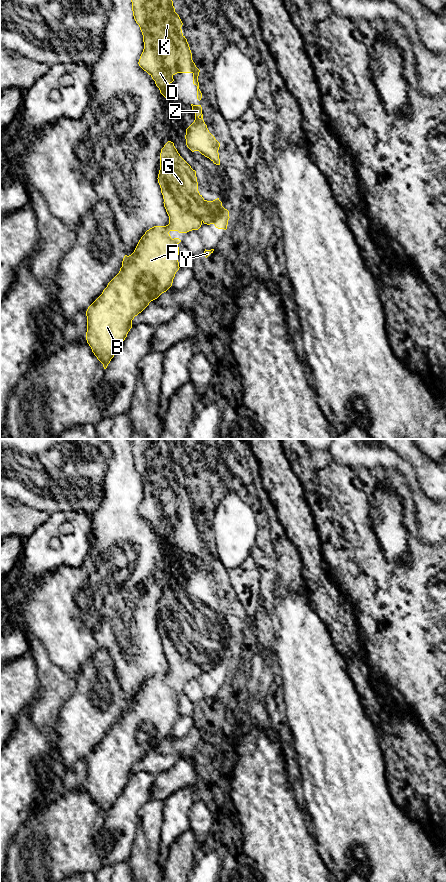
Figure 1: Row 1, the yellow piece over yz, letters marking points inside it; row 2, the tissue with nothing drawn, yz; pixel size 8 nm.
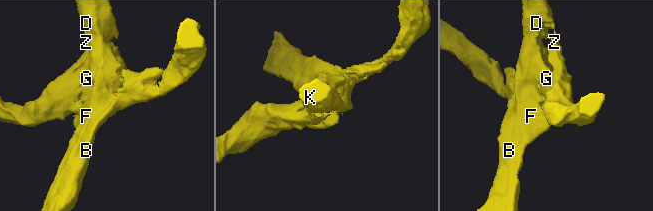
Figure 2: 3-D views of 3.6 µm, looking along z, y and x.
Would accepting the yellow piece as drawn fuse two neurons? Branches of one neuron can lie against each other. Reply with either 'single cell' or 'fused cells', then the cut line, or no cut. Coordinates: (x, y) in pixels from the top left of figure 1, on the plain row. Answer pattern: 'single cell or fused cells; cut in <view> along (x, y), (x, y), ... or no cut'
fused cells; cut in yz along (222, 654), (220, 659), (207, 672)

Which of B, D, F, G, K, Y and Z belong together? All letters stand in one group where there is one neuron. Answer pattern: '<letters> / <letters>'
B D F G K Z / Y

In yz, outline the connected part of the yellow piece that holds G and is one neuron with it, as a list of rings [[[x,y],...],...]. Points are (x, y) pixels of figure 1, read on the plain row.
[[[168,589],[161,597],[157,627],[163,643],[164,655],[169,664],[169,672],[154,674],[145,680],[134,700],[129,704],[124,704],[119,721],[86,759],[86,788],[94,803],[103,812],[104,817],[107,816],[127,785],[134,765],[172,734],[175,722],[180,716],[177,693],[181,688],[172,687],[169,680],[187,681],[198,678],[203,671],[210,671],[222,655],[219,646],[207,649],[202,645],[198,639],[196,619],[180,604],[171,589]]]

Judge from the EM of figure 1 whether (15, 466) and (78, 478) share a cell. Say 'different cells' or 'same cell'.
same cell

